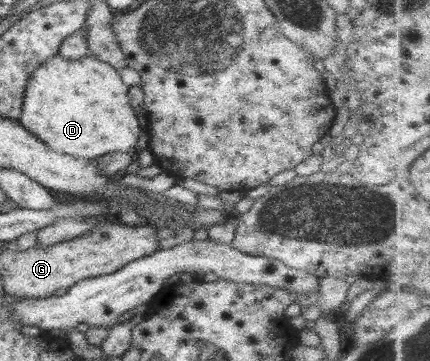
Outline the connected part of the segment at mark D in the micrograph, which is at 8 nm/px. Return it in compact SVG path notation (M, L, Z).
M60 55L52 56L47 58L44 62L40 63L40 66L32 72L29 76L28 82L26 83L25 93L23 96L23 103L21 106L20 116L17 121L24 127L26 132L30 132L32 136L35 136L40 142L44 143L50 150L54 152L62 152L76 158L84 160L95 160L103 154L108 154L110 152L125 152L131 156L135 156L138 152L138 147L136 146L136 140L138 140L138 134L140 130L143 130L138 126L138 119L136 119L135 111L130 106L130 99L128 96L128 87L120 81L119 72L117 72L111 66L108 66L104 62L96 60L92 55L87 55L80 60L66 60Z

